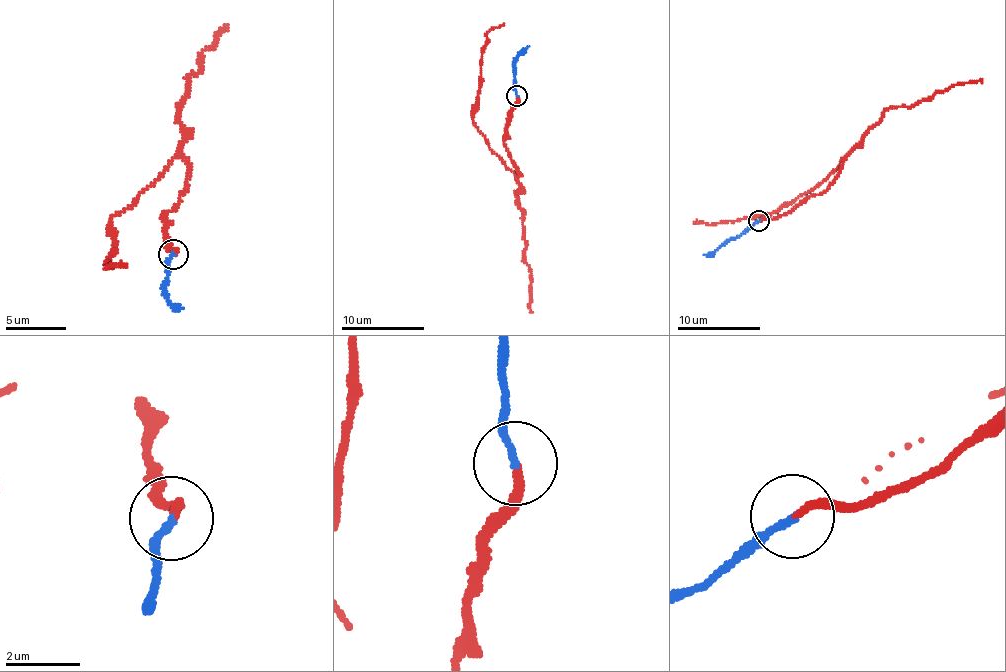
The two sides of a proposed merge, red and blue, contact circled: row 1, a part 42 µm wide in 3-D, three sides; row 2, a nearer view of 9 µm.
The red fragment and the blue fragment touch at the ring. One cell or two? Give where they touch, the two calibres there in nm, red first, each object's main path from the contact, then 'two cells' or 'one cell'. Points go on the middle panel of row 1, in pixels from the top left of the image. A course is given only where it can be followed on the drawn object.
(517, 95) | 200/200 nm | red via (516, 96), (517, 106), (510, 114), (503, 142), (519, 174), (492, 151), (471, 115), (486, 33), (504, 23) | blue via (516, 96), (512, 64), (529, 46) | two cells

